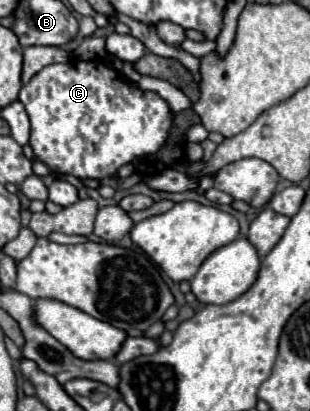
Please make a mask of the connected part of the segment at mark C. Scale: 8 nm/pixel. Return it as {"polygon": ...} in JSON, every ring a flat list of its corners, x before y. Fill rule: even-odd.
{"polygon":[[73,60,67,64,51,64,43,72,35,74,27,86,23,84,19,100,31,118,31,146,35,156,63,174,73,174,77,178,107,178,117,174,117,170,131,162,133,158,155,154,167,140,173,114,165,100,153,92,141,92,137,84,127,82,119,72,111,70,103,60],[105,124,107,132,101,134,97,128]]}

